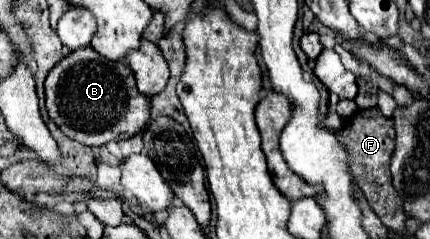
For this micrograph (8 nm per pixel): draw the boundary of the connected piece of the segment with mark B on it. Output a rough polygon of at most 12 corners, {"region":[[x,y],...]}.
{"region":[[91,46],[45,78],[47,112],[85,146],[149,122],[125,62]]}

